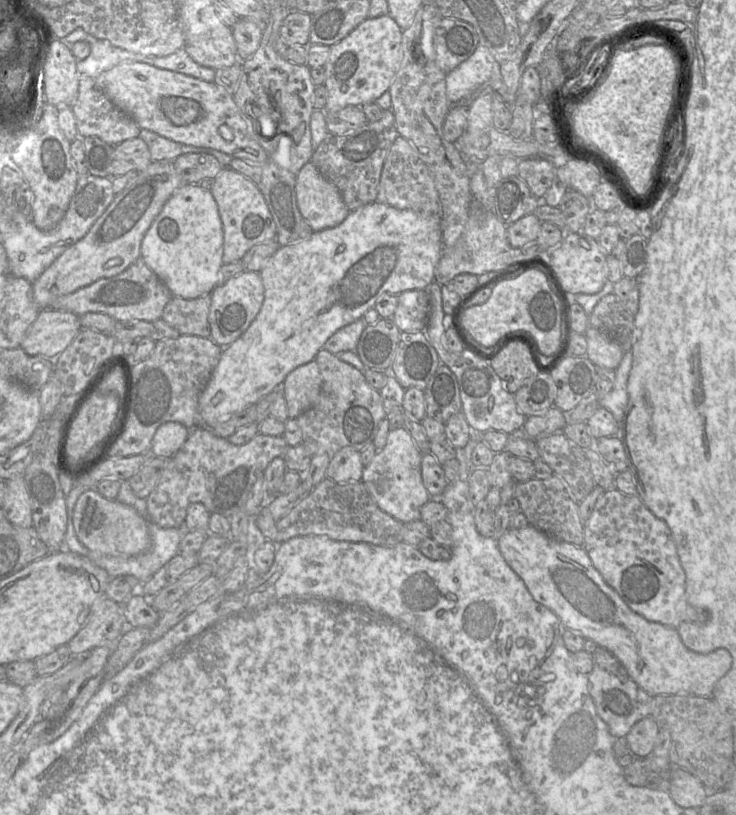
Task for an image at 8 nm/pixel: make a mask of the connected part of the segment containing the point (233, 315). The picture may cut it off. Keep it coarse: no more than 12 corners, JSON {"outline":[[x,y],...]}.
{"outline":[[244,270],[211,295],[210,338],[228,347],[258,315],[260,273]]}

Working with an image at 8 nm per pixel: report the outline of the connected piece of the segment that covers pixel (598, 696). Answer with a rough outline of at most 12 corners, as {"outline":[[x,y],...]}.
{"outline":[[608,650],[588,674],[596,710],[615,738],[650,717],[654,696]]}

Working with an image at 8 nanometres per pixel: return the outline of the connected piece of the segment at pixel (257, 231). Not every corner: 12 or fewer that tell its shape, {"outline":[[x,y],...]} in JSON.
{"outline":[[224,167],[211,193],[223,224],[223,263],[276,239],[264,196]]}

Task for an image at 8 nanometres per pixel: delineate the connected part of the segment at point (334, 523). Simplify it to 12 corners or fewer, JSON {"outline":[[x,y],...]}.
{"outline":[[326,477],[283,518],[254,519],[275,544],[308,535],[379,546],[403,523],[362,481]]}

